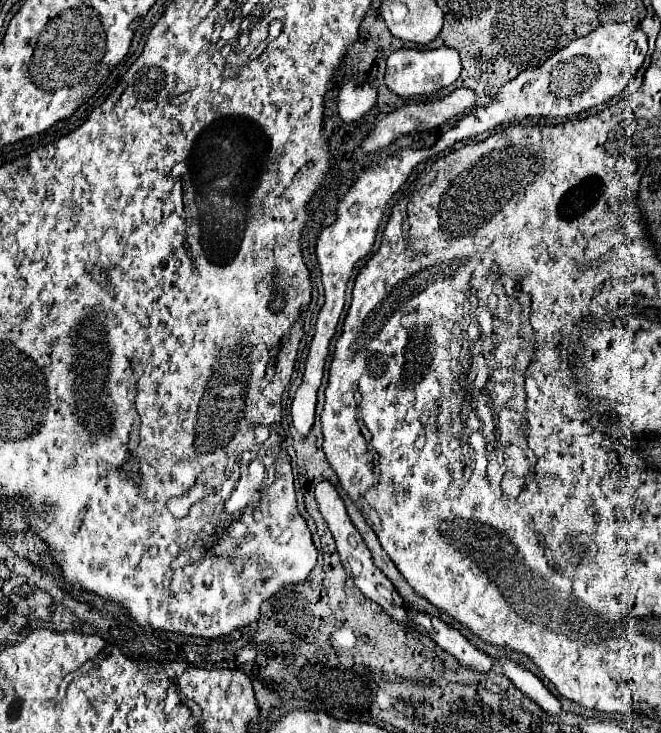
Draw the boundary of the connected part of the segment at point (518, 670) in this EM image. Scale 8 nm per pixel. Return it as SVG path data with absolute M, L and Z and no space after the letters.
M501 661L501 667L505 671L505 675L537 705L541 707L545 713L557 715L561 711L561 705L557 701L557 697L541 683L541 679L537 679L531 671L525 671L521 665L513 663L513 661Z

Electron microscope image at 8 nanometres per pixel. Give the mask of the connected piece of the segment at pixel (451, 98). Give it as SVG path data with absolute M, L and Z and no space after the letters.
M455 89L451 95L447 95L443 99L433 99L429 103L411 103L411 105L405 105L405 107L389 113L389 115L381 113L381 115L377 115L377 123L375 123L373 131L369 133L369 137L363 143L363 151L367 155L377 155L381 149L389 147L395 139L399 139L403 135L413 135L413 133L419 133L419 131L439 129L449 119L471 111L475 105L477 105L477 95L471 89Z

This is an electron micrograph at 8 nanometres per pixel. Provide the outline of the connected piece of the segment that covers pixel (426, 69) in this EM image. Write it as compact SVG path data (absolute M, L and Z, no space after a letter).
M449 47L425 49L425 51L399 49L399 51L391 53L387 59L385 85L389 87L389 91L393 91L395 95L399 95L403 99L431 97L431 95L437 95L439 89L445 89L451 83L455 83L459 79L459 73L461 73L461 61L459 61L459 53L455 49L449 49Z

